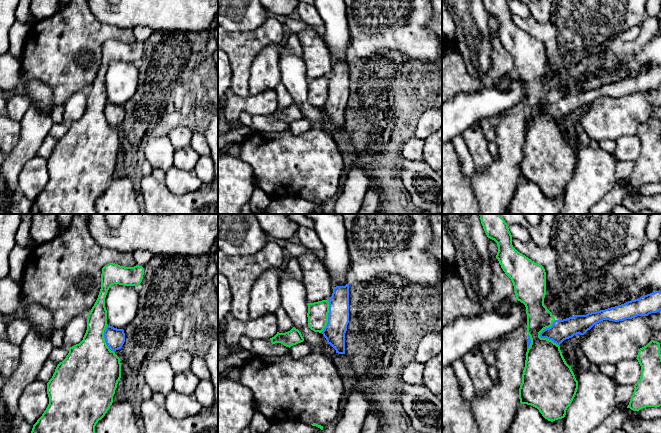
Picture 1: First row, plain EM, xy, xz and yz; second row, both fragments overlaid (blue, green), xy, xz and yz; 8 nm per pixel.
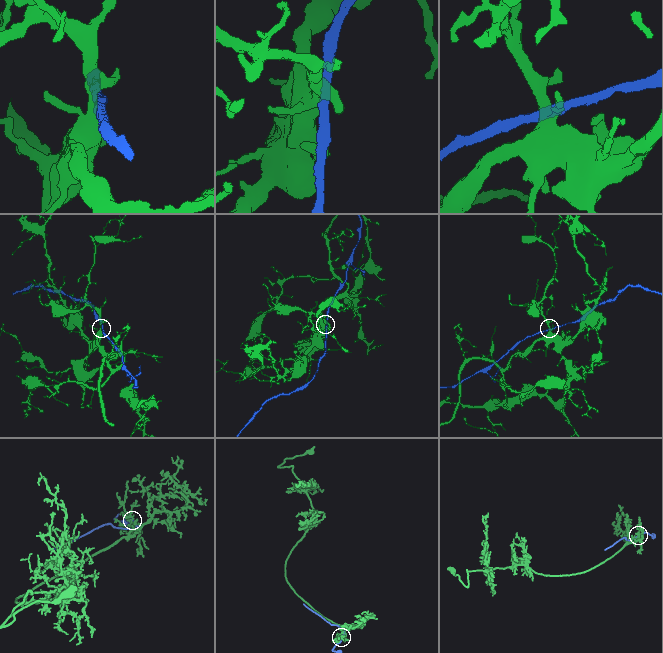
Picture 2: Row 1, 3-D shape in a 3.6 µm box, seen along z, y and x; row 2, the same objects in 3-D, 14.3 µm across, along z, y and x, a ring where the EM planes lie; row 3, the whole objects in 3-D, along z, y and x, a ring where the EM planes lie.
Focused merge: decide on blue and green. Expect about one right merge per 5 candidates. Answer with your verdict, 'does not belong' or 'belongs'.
does not belong

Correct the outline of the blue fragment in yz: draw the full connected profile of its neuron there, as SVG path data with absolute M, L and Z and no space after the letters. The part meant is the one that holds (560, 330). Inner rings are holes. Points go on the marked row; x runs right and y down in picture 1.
M661 290L605 310L555 320L551 327L540 333L540 337L560 345L564 340L572 338L574 335L584 335L595 324L603 320L619 322L637 316L648 316L659 311L661 311Z

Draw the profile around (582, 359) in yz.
M575 348L575 353L577 356L577 360L578 360L579 364L581 365L581 367L583 368L583 370L589 371L590 361L585 356L582 349L581 348Z

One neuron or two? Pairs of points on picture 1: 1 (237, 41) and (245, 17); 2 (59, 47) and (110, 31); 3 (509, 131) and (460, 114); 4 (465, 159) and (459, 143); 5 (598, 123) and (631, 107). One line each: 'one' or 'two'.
1: two
2: one
3: two
4: one
5: one

